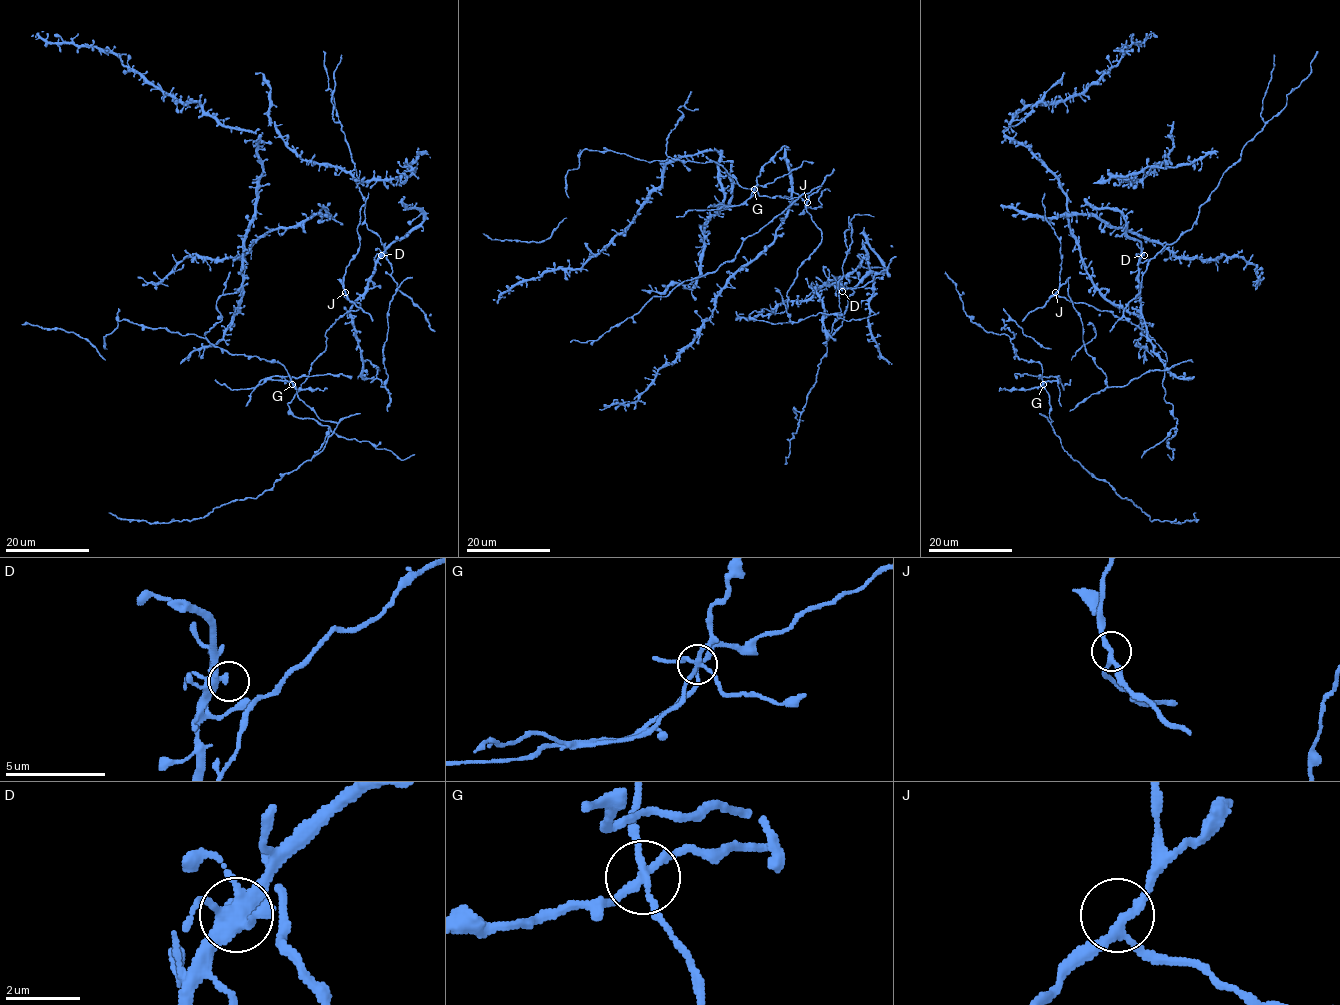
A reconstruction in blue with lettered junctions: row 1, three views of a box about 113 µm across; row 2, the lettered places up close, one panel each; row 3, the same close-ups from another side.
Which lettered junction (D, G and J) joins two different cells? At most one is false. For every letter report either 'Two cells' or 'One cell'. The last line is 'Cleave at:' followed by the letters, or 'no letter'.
D: One cell
G: Two cells
J: One cell
Cleave at: G

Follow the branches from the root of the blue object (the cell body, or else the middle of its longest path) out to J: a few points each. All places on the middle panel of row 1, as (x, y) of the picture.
J: (797, 269), (821, 240), (821, 232), (806, 208), (807, 202)

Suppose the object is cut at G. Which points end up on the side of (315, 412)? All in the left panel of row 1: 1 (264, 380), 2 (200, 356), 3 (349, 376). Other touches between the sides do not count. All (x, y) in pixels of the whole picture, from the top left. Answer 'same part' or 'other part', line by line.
1: other part
2: same part
3: other part

